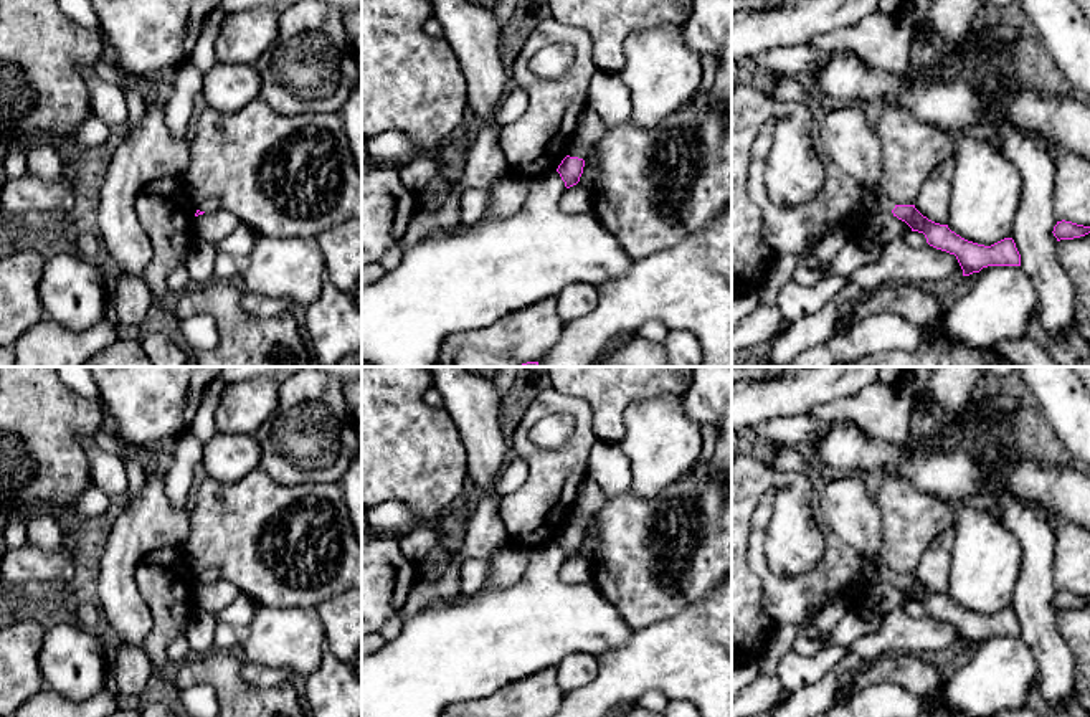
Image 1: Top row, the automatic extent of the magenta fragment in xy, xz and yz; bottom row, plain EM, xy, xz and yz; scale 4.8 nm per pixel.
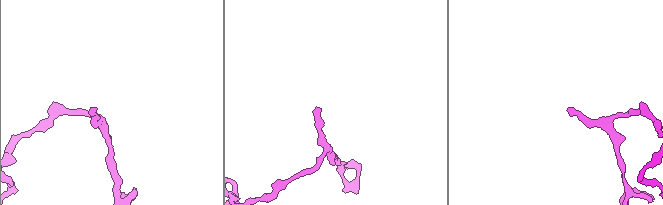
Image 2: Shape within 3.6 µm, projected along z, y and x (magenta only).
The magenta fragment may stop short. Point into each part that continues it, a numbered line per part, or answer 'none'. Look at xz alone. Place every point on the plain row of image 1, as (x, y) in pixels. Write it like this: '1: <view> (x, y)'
1: xz (592, 499)

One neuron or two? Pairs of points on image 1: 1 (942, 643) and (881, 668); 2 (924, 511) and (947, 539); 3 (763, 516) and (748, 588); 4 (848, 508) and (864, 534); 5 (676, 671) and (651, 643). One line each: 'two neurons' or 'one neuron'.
1: two neurons
2: two neurons
3: two neurons
4: one neuron
5: one neuron

